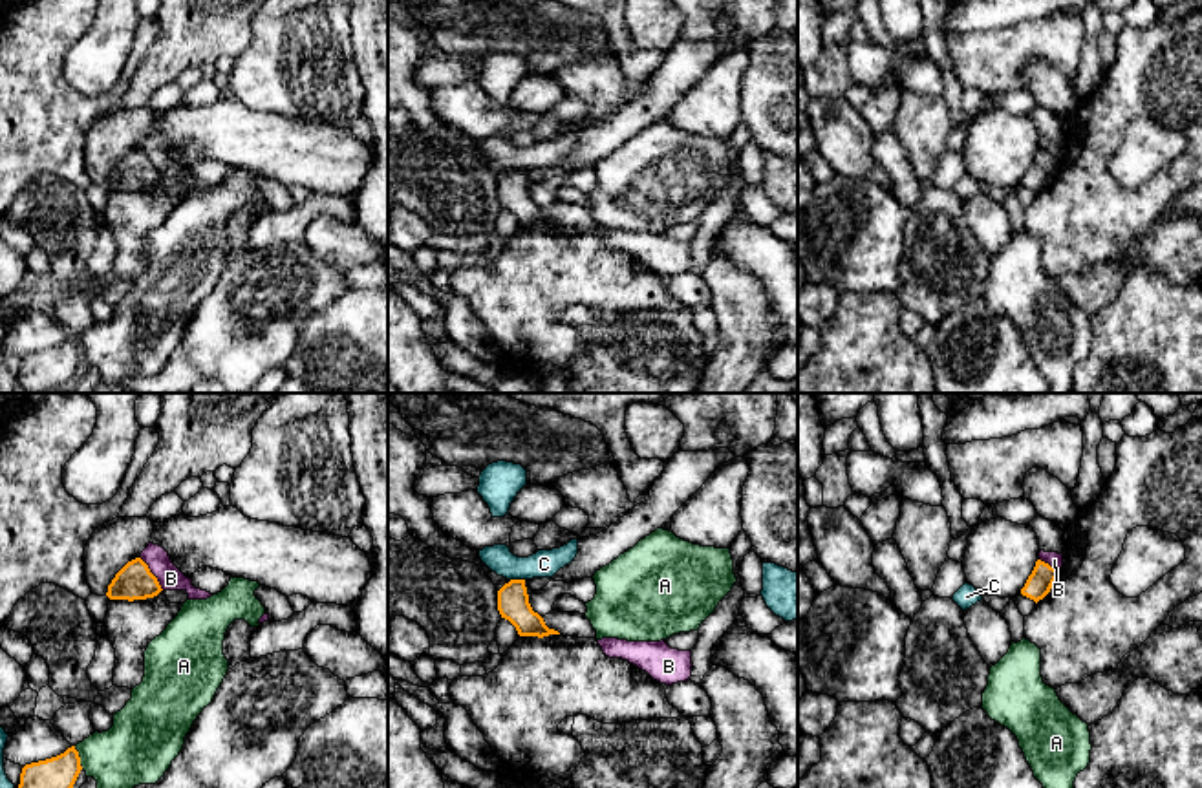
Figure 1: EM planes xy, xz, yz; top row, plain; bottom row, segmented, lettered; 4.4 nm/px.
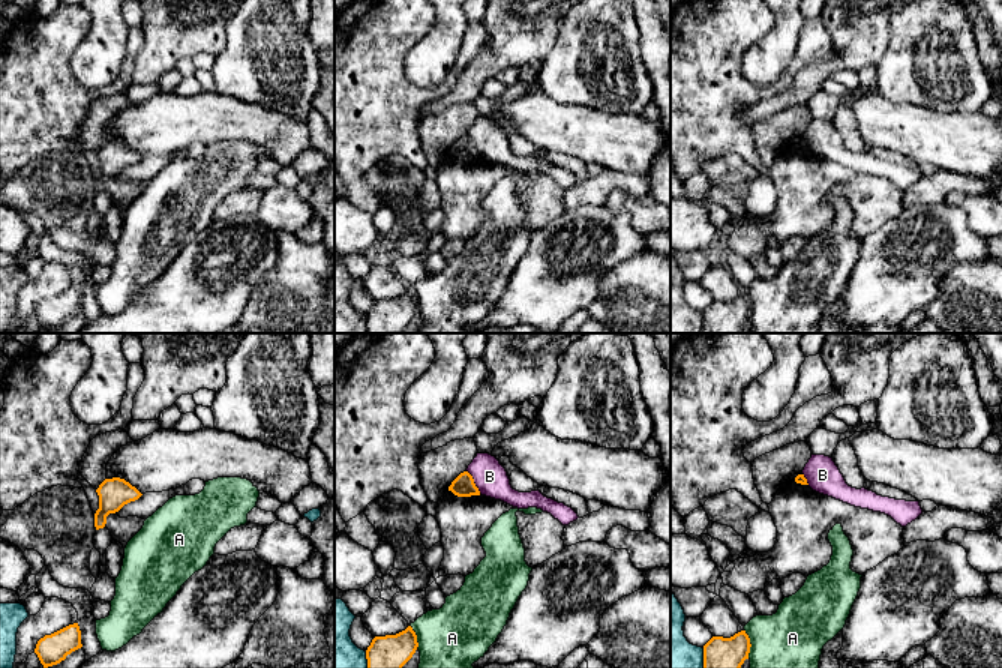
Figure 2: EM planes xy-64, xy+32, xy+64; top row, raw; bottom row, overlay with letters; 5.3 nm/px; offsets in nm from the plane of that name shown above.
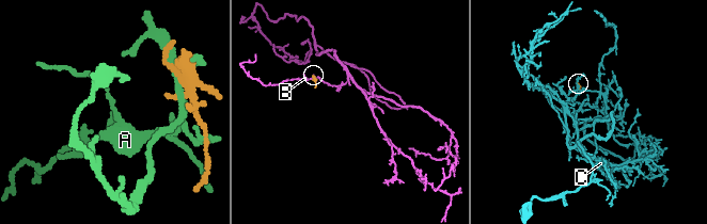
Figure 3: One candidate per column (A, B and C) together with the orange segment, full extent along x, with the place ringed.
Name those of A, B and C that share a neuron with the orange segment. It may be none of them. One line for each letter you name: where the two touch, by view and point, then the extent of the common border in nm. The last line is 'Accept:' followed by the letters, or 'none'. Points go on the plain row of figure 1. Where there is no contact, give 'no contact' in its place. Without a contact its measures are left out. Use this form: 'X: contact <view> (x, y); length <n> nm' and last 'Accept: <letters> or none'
Accept: none

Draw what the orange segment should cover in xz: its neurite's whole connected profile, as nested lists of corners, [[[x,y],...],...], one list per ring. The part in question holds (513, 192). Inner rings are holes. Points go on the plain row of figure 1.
[[[510,170],[498,181],[498,201],[501,208],[509,210],[520,227],[549,227],[560,225],[549,219],[543,208],[532,201],[525,170]]]

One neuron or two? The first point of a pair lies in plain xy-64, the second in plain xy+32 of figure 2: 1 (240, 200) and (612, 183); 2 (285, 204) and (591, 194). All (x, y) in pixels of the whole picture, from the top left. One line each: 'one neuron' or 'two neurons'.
1: one neuron
2: two neurons

